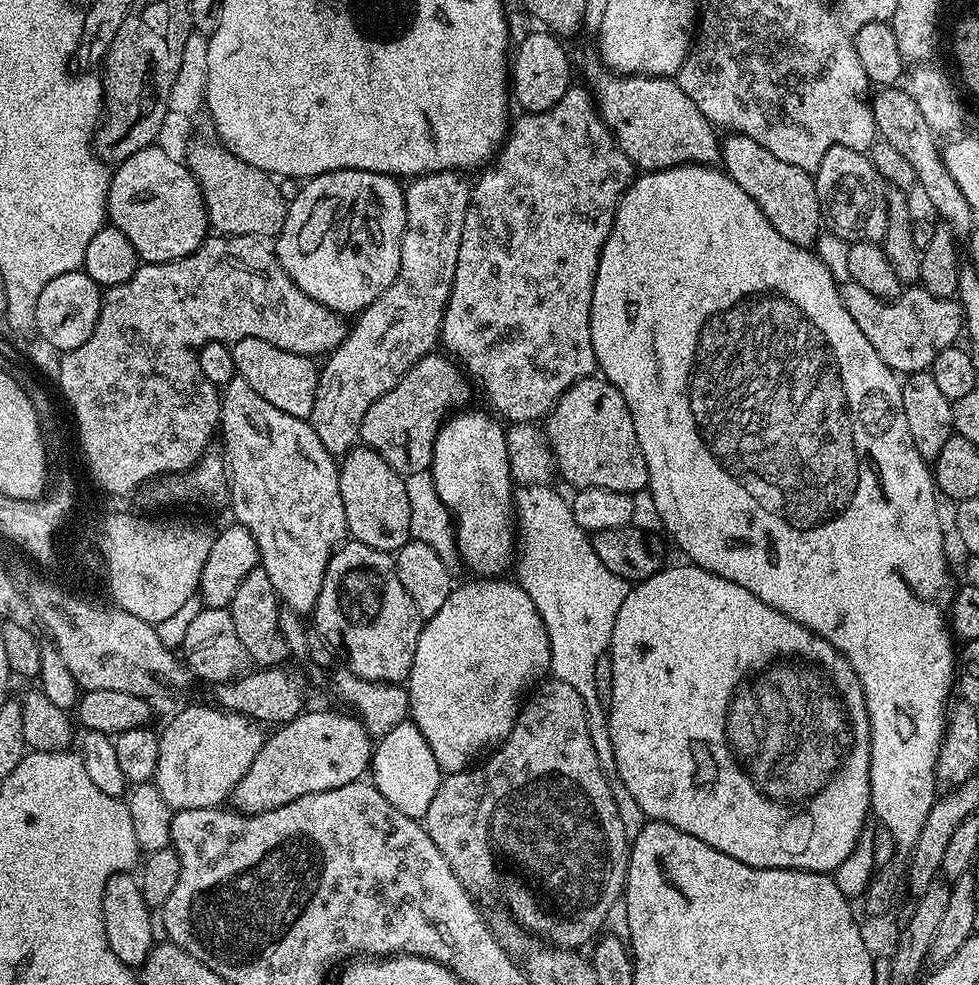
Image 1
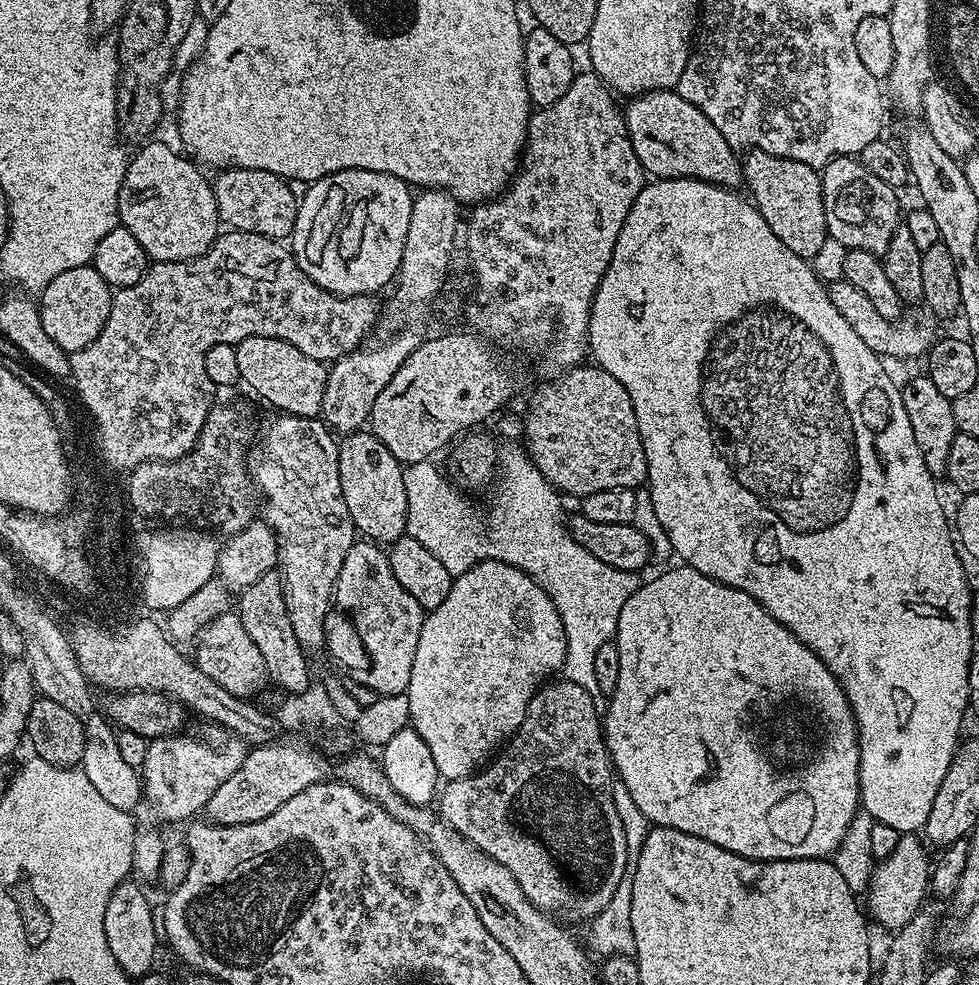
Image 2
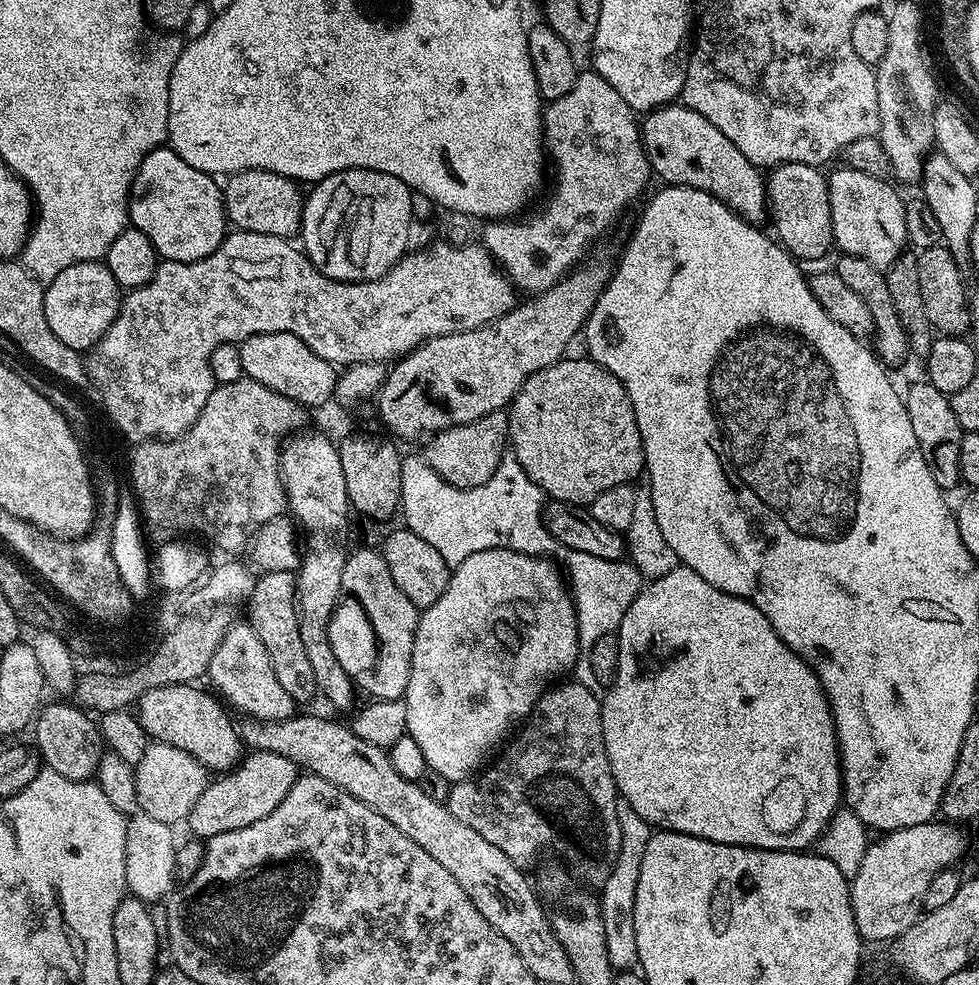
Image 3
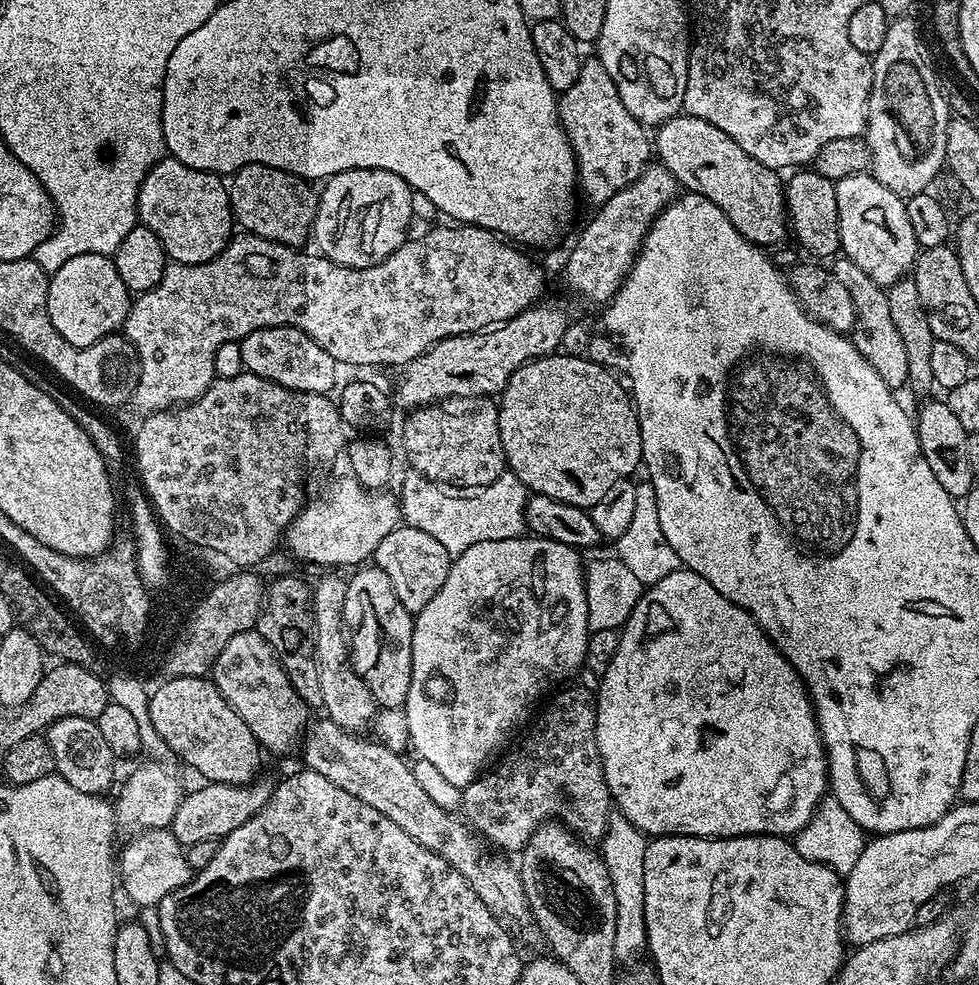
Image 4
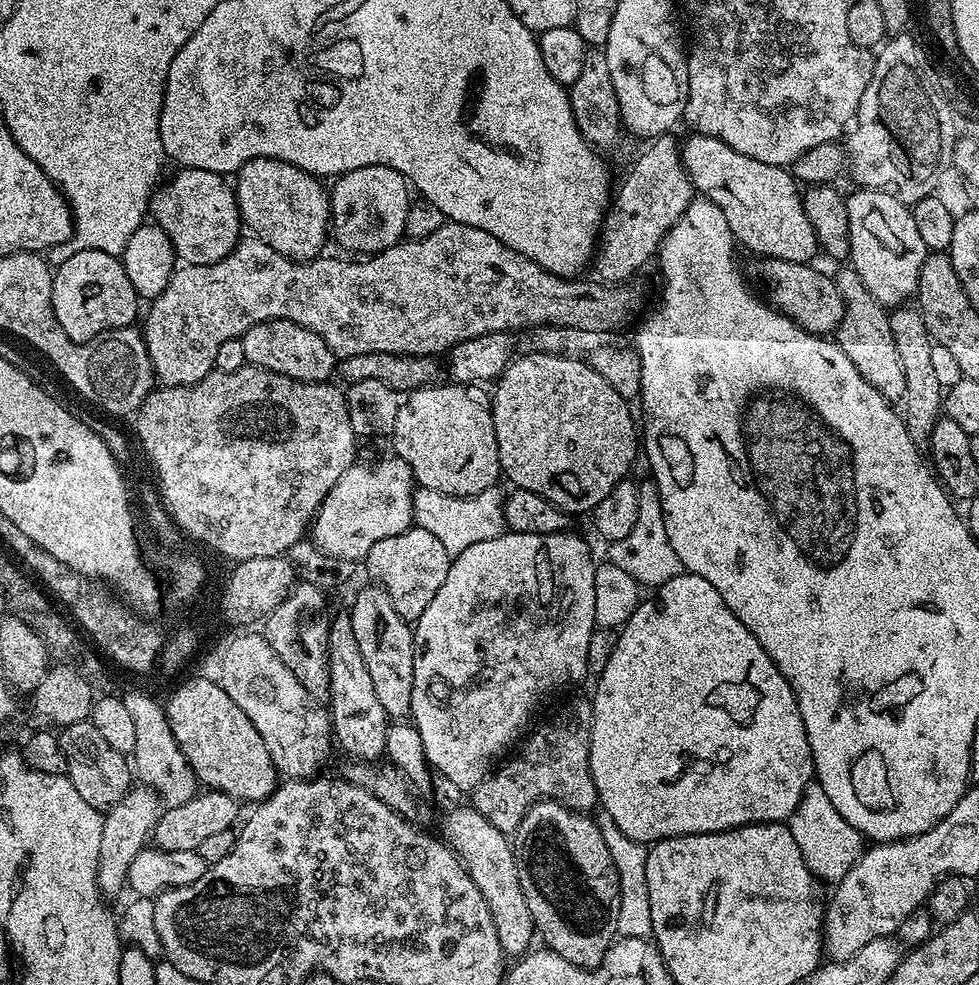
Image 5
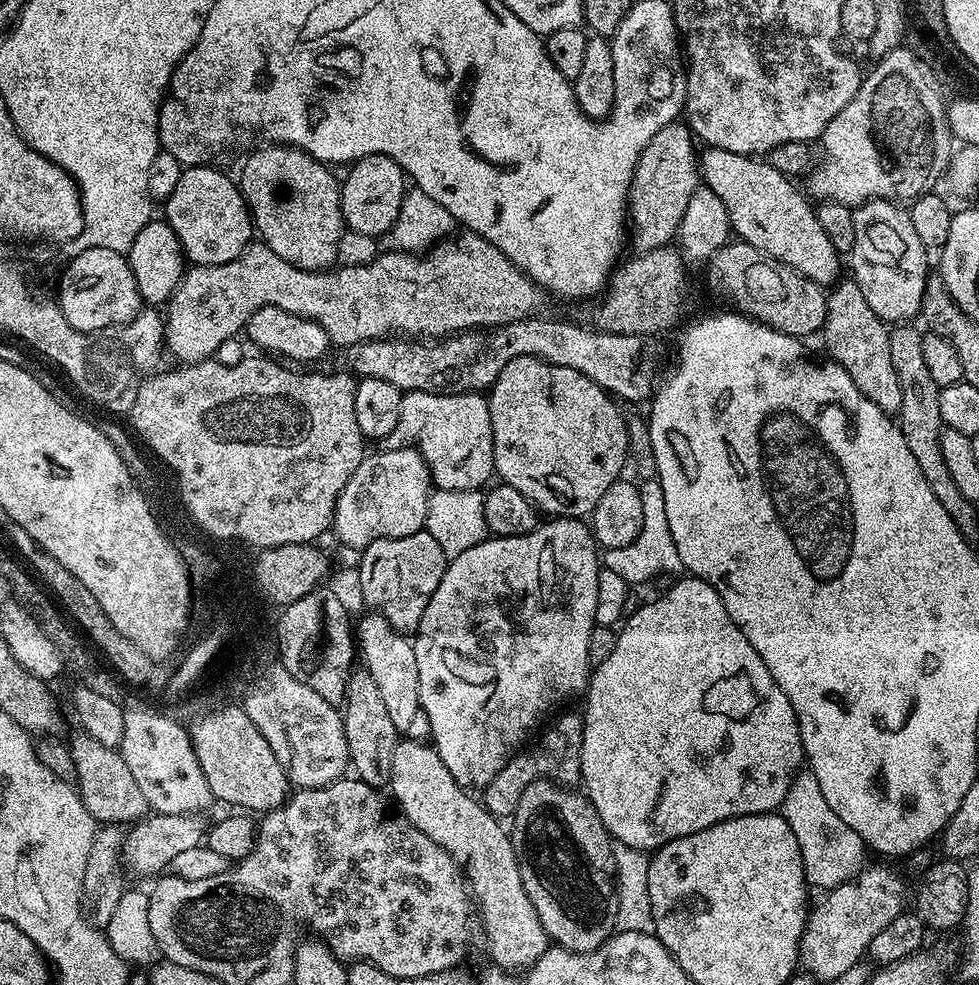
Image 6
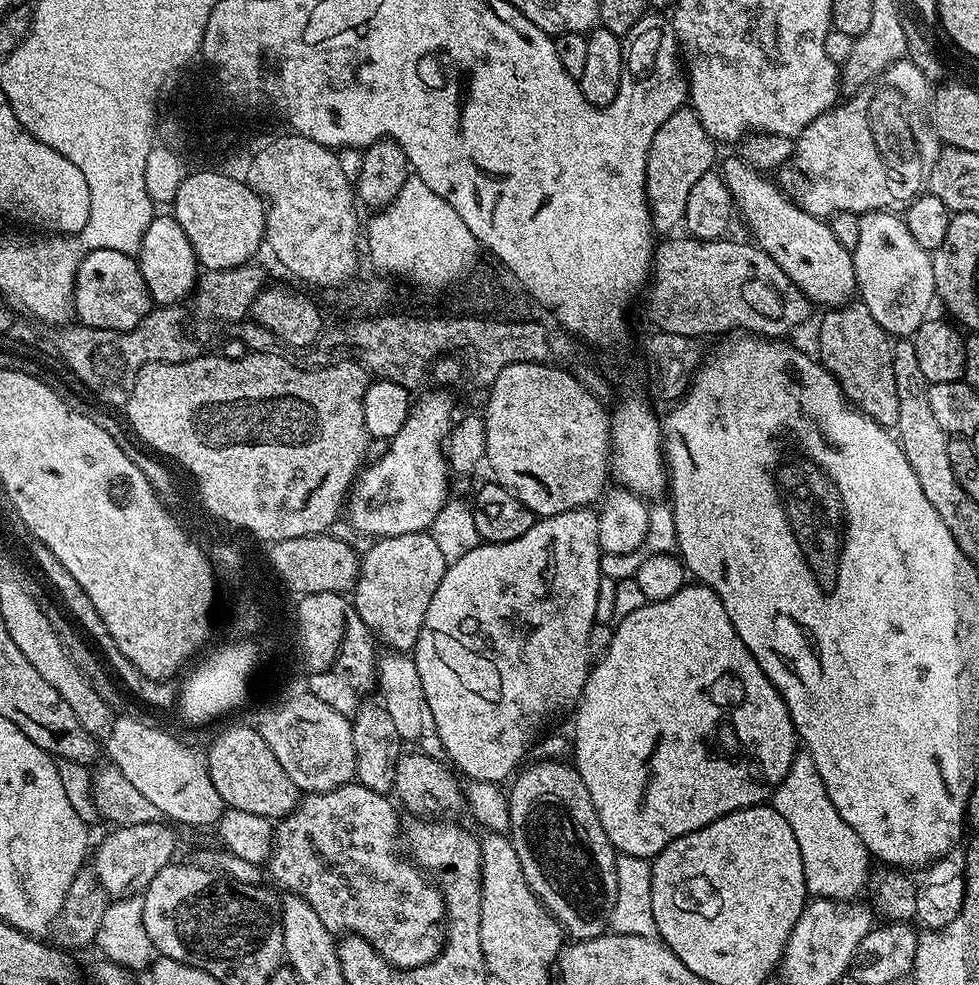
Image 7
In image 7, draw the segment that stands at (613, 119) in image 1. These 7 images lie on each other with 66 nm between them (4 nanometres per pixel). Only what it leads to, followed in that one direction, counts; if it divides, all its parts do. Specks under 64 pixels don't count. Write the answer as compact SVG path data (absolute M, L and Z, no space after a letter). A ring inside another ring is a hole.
M739 158L726 161L724 168L722 167L722 175L732 195L735 211L739 219L741 216L748 223L753 236L751 239L756 247L770 254L770 258L774 258L774 262L778 262L778 266L786 270L790 282L794 282L794 286L798 286L798 290L802 290L813 305L825 304L823 307L831 310L849 303L857 295L852 253L846 246L842 246L842 242L838 242L838 238L834 238L834 230L827 219L806 214L806 210L799 208L784 192L778 190L773 179L746 166Z

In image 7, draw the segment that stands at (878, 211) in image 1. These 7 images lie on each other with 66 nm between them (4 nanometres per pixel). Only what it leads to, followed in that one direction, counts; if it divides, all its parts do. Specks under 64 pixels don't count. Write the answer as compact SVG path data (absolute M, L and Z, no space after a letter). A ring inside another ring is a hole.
M865 212L860 216L858 226L858 246L850 249L854 262L856 275L856 291L859 303L870 310L874 322L882 326L882 330L892 338L911 338L922 326L924 320L929 319L932 300L937 299L934 286L934 266L932 265L932 252L927 248L918 246L914 234L906 230L903 215L894 212Z

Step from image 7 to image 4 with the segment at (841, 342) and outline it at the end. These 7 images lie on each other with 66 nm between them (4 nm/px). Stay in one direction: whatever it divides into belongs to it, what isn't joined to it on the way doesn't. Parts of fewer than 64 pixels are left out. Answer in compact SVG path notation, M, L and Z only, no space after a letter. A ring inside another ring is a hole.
M847 258L833 259L830 267L834 278L838 278L838 282L842 282L846 290L850 290L850 298L854 298L856 325L850 333L852 345L858 350L858 354L862 354L862 358L866 358L866 362L870 362L870 366L874 366L874 370L878 370L878 378L882 378L882 382L886 382L893 390L900 390L900 387L908 384L906 346L894 326L894 318L890 318L887 291L881 288L878 282L874 282L870 274L865 274L858 265Z

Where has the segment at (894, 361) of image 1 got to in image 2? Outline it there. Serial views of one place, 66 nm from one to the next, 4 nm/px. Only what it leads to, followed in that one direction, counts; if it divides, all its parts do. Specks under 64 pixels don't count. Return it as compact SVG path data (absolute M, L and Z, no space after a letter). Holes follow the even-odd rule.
M836 278L833 284L827 285L827 289L830 302L834 302L838 314L842 314L842 318L846 318L846 322L850 322L850 326L856 331L858 338L862 338L862 342L866 342L866 346L870 346L870 350L874 350L876 355L881 358L891 361L890 359L912 360L915 356L923 357L938 339L935 324L937 321L927 311L921 310L921 312L914 313L913 316L904 314L899 320L887 320L882 318L882 314L878 314L878 310L874 310L870 298L866 298L866 294L862 290L858 290L858 286L854 286L842 278Z

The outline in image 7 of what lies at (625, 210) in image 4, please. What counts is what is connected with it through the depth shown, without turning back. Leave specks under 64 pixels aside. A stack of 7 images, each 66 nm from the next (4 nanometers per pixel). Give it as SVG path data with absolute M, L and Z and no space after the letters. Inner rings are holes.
M691 106L677 109L670 118L666 118L666 122L662 122L662 126L658 126L658 134L654 134L654 142L650 142L646 158L648 212L652 215L652 227L657 233L672 234L683 225L690 189L698 178L702 178L702 174L713 171L716 148Z

